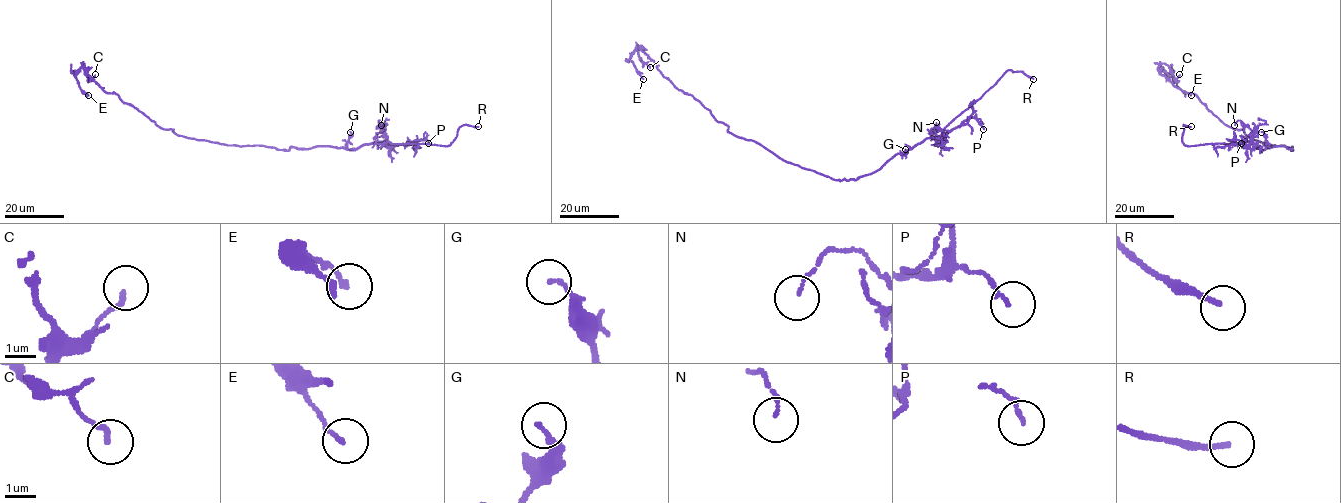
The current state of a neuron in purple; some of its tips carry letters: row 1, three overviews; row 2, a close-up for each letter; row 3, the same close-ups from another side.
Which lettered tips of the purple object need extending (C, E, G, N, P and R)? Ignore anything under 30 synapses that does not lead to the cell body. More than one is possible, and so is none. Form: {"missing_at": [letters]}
{"missing_at": ["R"]}

